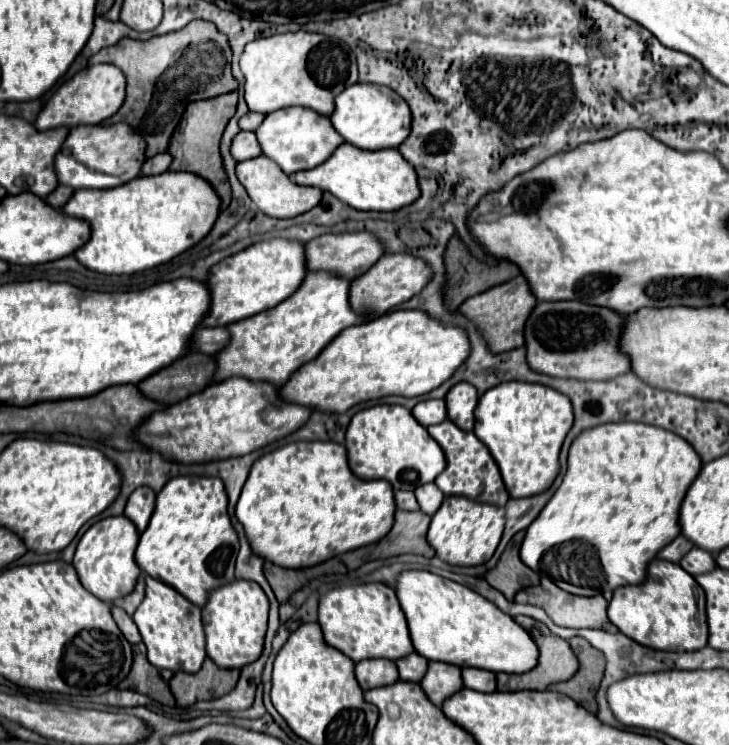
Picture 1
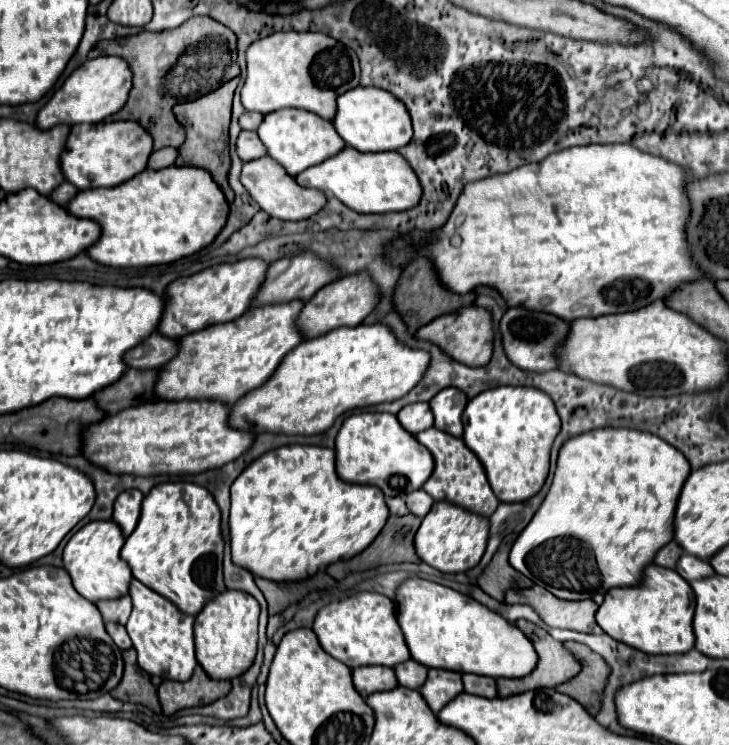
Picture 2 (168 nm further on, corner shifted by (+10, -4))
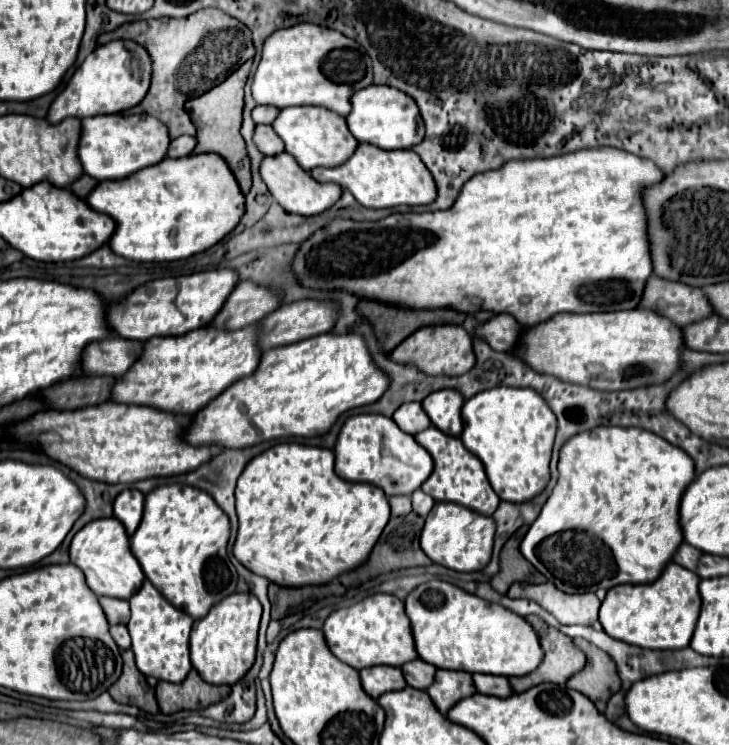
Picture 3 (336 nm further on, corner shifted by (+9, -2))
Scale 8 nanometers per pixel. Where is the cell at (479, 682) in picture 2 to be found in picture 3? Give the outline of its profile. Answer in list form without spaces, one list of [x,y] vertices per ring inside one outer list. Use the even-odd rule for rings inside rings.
[[[474,674],[474,684],[480,694],[490,694],[498,698],[508,698],[514,692],[510,690],[510,682],[506,676],[492,676],[492,674]]]

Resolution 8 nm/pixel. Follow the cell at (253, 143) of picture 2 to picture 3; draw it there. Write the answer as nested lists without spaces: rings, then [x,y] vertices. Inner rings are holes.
[[[258,124],[256,132],[254,132],[254,142],[266,156],[274,156],[274,154],[284,152],[284,142],[282,142],[282,138],[278,138],[278,134],[274,134],[272,126]]]

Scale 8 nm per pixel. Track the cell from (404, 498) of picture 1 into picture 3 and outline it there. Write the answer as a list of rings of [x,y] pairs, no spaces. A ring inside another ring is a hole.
[[[390,496],[390,508],[392,508],[392,516],[402,516],[402,514],[410,514],[412,506],[410,506],[410,496]]]

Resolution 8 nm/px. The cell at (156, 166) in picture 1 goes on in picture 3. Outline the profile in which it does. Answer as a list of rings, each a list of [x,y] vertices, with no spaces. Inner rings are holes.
[[[180,136],[176,140],[172,140],[170,144],[170,150],[168,150],[168,156],[170,158],[180,158],[180,156],[186,156],[194,150],[196,146],[196,136]]]

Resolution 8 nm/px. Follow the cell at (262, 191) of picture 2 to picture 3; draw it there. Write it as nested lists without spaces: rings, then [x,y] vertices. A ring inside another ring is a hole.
[[[282,152],[276,156],[266,156],[260,166],[260,174],[262,174],[270,194],[290,214],[314,216],[318,212],[328,210],[330,206],[334,206],[338,202],[338,198],[342,196],[342,186],[334,186],[332,182],[330,184],[314,182],[314,178],[310,178],[310,174],[306,170],[302,170],[298,166],[298,162],[292,158],[292,154],[288,154],[288,152]]]

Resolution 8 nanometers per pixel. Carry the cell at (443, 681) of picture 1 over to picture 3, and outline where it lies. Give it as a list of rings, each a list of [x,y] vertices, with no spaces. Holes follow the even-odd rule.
[[[438,670],[434,684],[426,690],[430,698],[434,700],[436,708],[446,716],[448,710],[460,702],[462,698],[468,698],[476,692],[476,686],[472,682],[472,676],[460,670]]]

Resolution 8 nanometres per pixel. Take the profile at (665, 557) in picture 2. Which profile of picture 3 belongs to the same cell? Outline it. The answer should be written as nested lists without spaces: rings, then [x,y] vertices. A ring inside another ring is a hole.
[[[682,544],[680,548],[678,548],[678,552],[676,552],[676,556],[674,556],[674,562],[678,562],[680,566],[684,566],[684,568],[688,568],[688,570],[694,570],[694,566],[698,564],[698,558],[702,556],[702,552],[698,550],[698,548],[694,548],[694,546],[690,546],[690,544]]]

